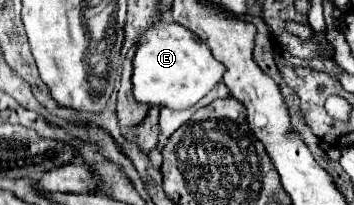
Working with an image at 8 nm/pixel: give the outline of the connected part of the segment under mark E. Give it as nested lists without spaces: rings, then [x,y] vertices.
[[[159,21],[147,29],[143,43],[133,57],[133,97],[137,103],[151,107],[169,107],[183,111],[203,99],[223,77],[223,65],[215,61],[211,49],[193,39],[193,33],[175,21]]]

